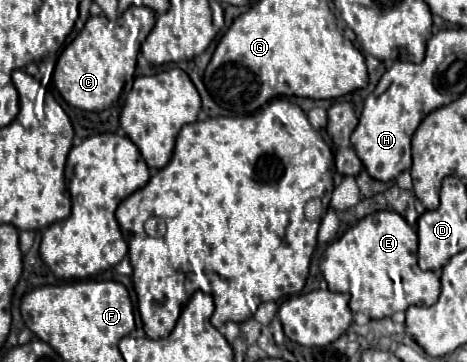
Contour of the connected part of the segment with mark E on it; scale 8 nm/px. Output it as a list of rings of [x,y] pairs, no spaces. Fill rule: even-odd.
[[[381,210],[375,214],[365,216],[359,220],[353,228],[349,228],[343,236],[333,240],[325,256],[321,260],[321,272],[331,292],[347,292],[351,294],[351,310],[363,312],[369,318],[385,318],[393,316],[399,310],[407,310],[409,306],[431,306],[437,302],[437,296],[441,292],[441,282],[431,270],[421,270],[417,266],[417,232],[407,224],[407,220],[393,212],[393,210]]]

